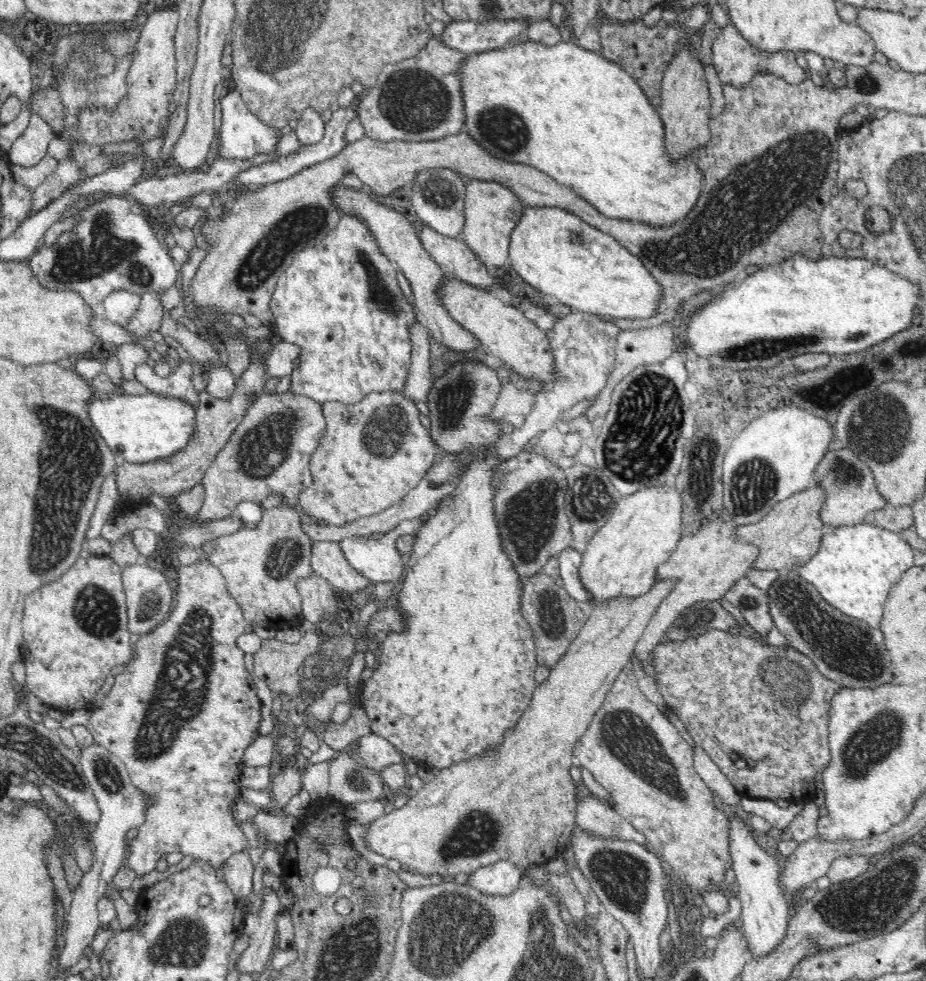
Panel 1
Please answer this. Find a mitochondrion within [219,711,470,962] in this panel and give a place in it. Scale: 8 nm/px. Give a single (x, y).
(359, 781)

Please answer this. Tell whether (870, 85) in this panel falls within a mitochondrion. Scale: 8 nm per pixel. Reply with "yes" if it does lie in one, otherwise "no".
yes

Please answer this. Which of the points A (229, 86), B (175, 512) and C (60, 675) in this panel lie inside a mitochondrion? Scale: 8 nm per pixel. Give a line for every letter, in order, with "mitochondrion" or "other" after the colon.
A: other
B: other
C: other

